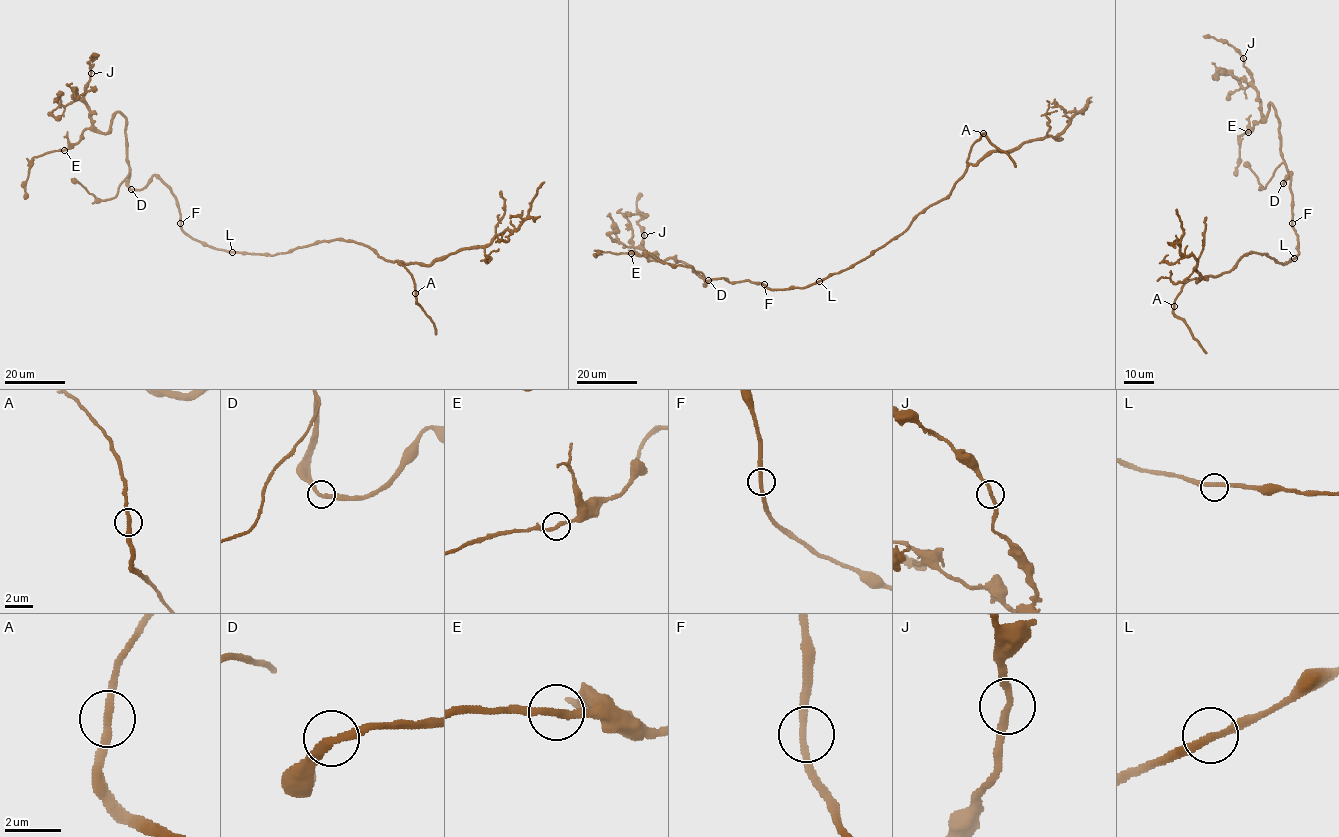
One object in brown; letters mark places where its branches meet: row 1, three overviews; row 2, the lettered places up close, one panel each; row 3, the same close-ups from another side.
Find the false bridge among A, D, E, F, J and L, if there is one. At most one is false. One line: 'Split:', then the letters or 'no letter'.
Split: no letter

